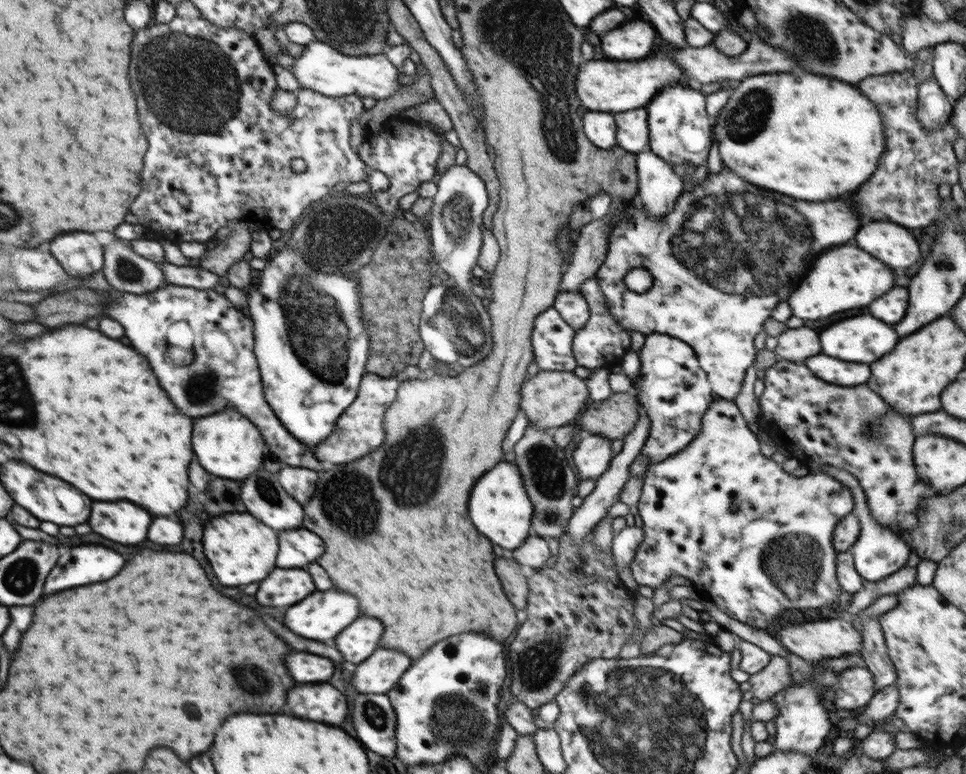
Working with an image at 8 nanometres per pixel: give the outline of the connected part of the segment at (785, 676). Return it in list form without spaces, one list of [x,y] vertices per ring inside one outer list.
[[[772,655],[764,670],[749,677],[748,682],[751,684],[749,690],[754,693],[754,697],[760,701],[770,701],[774,696],[778,696],[778,692],[792,686],[790,665],[786,659]]]

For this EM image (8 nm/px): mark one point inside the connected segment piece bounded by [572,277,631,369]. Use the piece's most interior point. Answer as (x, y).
(602, 339)

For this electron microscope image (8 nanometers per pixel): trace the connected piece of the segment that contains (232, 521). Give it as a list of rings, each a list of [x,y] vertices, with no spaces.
[[[226,514],[216,516],[208,522],[204,530],[204,554],[214,568],[216,578],[224,586],[246,586],[252,582],[264,580],[276,568],[278,554],[278,536],[272,528],[264,526],[260,520],[250,514]]]

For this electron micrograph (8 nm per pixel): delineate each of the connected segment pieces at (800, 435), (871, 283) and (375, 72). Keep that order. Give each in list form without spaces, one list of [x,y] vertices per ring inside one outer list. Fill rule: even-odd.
[[[780,360],[776,361],[770,368],[765,369],[765,377],[763,379],[764,384],[765,384],[765,389],[763,391],[762,396],[759,398],[759,405],[760,405],[760,410],[762,410],[762,416],[764,418],[768,418],[766,420],[766,434],[770,436],[770,438],[775,442],[777,446],[784,446],[784,448],[788,448],[788,450],[793,450],[793,451],[800,451],[804,452],[810,460],[812,460],[812,465],[814,466],[835,466],[836,468],[841,468],[842,470],[846,470],[846,472],[851,472],[852,476],[855,476],[858,479],[858,482],[860,483],[860,486],[863,488],[864,494],[866,495],[866,500],[870,509],[870,512],[872,513],[872,516],[881,524],[884,526],[896,526],[896,531],[899,532],[900,530],[904,531],[912,531],[913,528],[917,525],[917,508],[919,507],[919,504],[924,501],[925,498],[931,497],[932,495],[940,495],[940,494],[935,494],[933,491],[933,488],[929,486],[927,482],[924,482],[923,480],[920,480],[920,477],[917,475],[916,472],[916,467],[914,464],[914,459],[913,459],[913,452],[912,452],[912,446],[914,446],[914,434],[912,434],[912,426],[910,426],[910,418],[908,416],[900,416],[900,414],[894,414],[884,402],[882,402],[882,398],[876,394],[876,392],[872,392],[872,390],[868,390],[868,386],[866,384],[862,384],[862,386],[852,386],[852,388],[844,388],[844,386],[830,386],[830,384],[826,384],[826,382],[822,382],[820,378],[817,376],[814,376],[812,374],[812,371],[803,363],[795,363],[795,362],[790,362],[787,360]]]
[[[834,246],[820,254],[810,272],[802,278],[798,288],[788,298],[794,316],[804,320],[828,318],[836,312],[864,308],[894,286],[894,272],[878,258],[860,250],[858,246]]]
[[[316,40],[307,44],[300,56],[294,58],[289,71],[298,80],[301,88],[310,88],[314,92],[330,97],[358,95],[360,98],[370,96],[379,101],[399,93],[404,86],[398,83],[401,69],[394,66],[384,53],[348,56],[338,52],[328,43]]]

